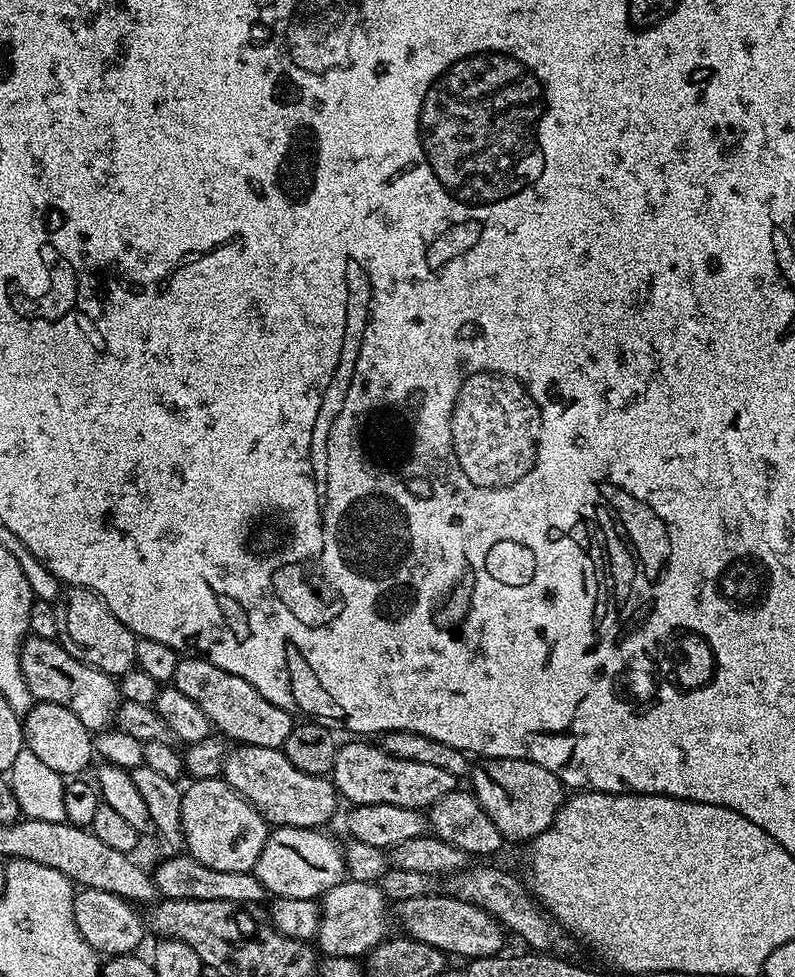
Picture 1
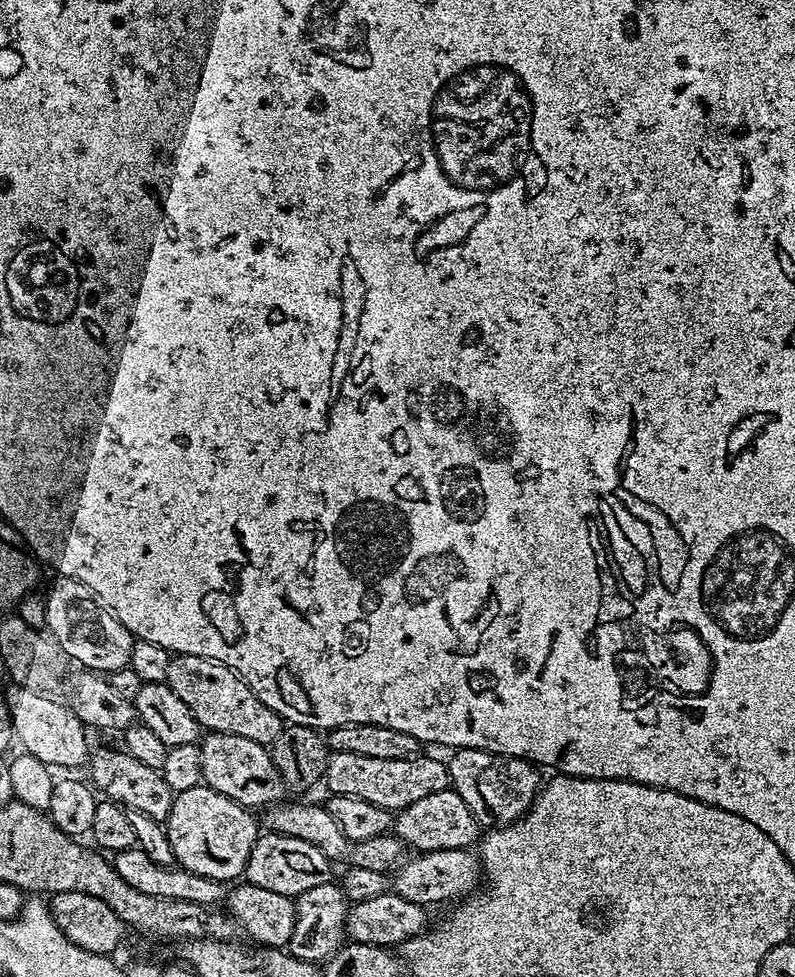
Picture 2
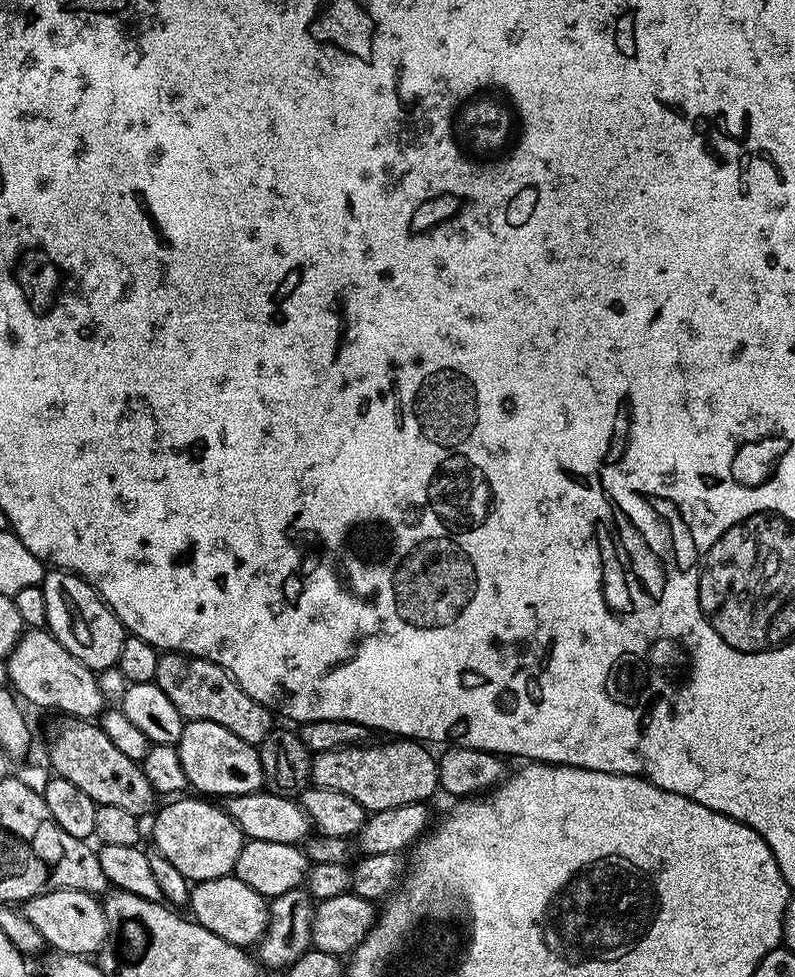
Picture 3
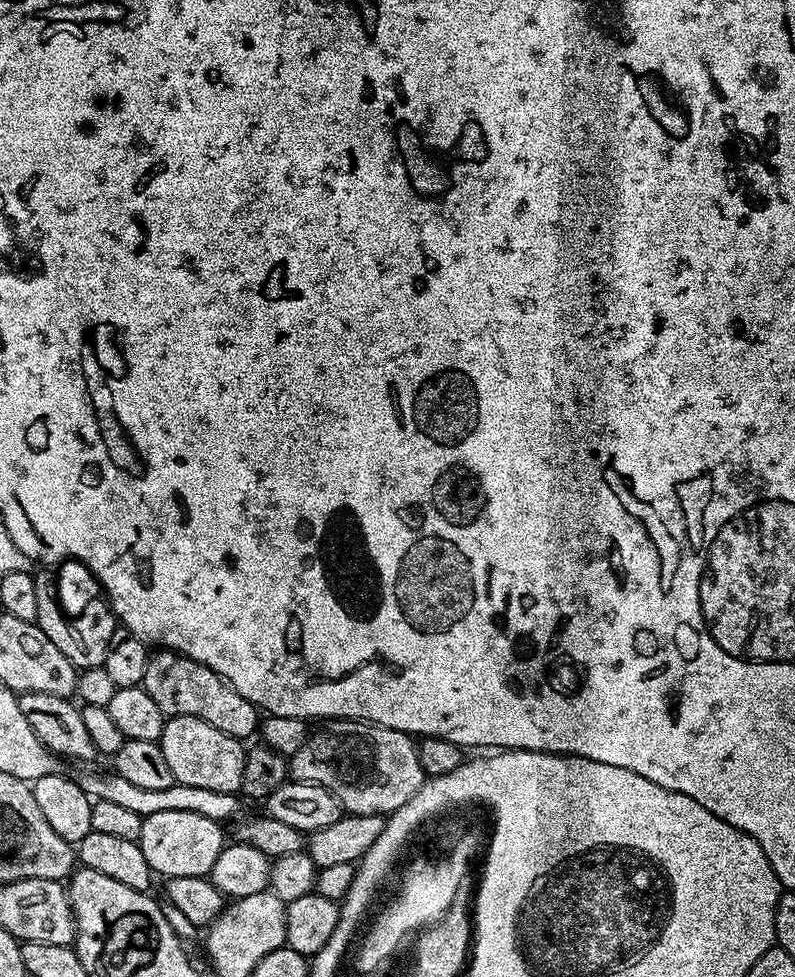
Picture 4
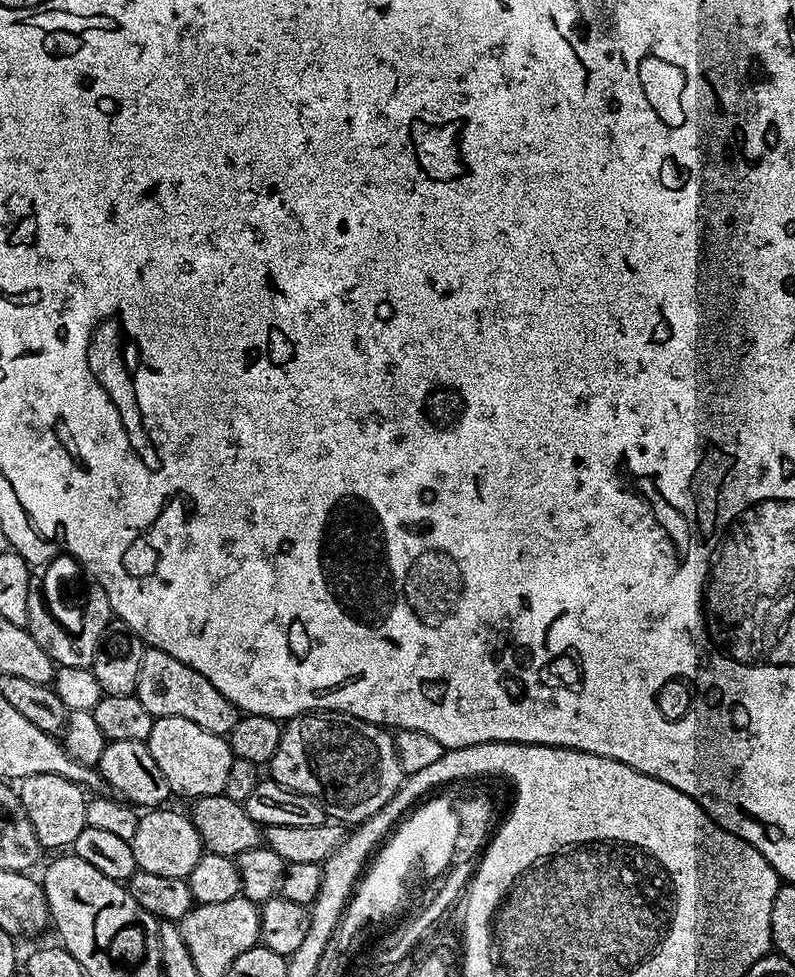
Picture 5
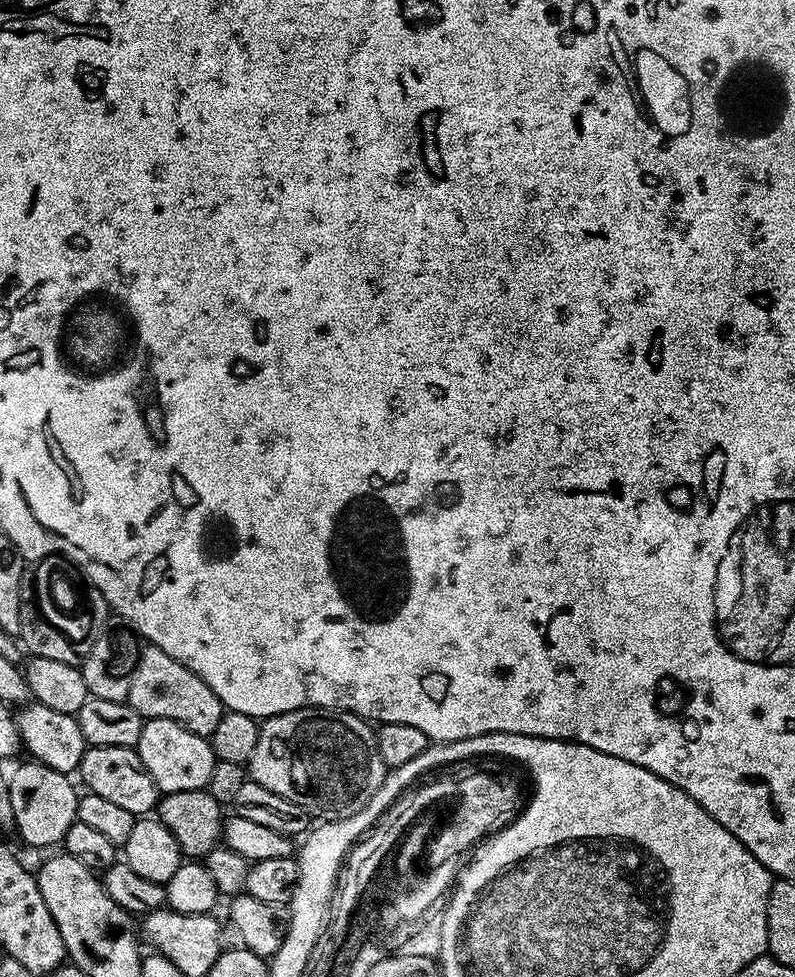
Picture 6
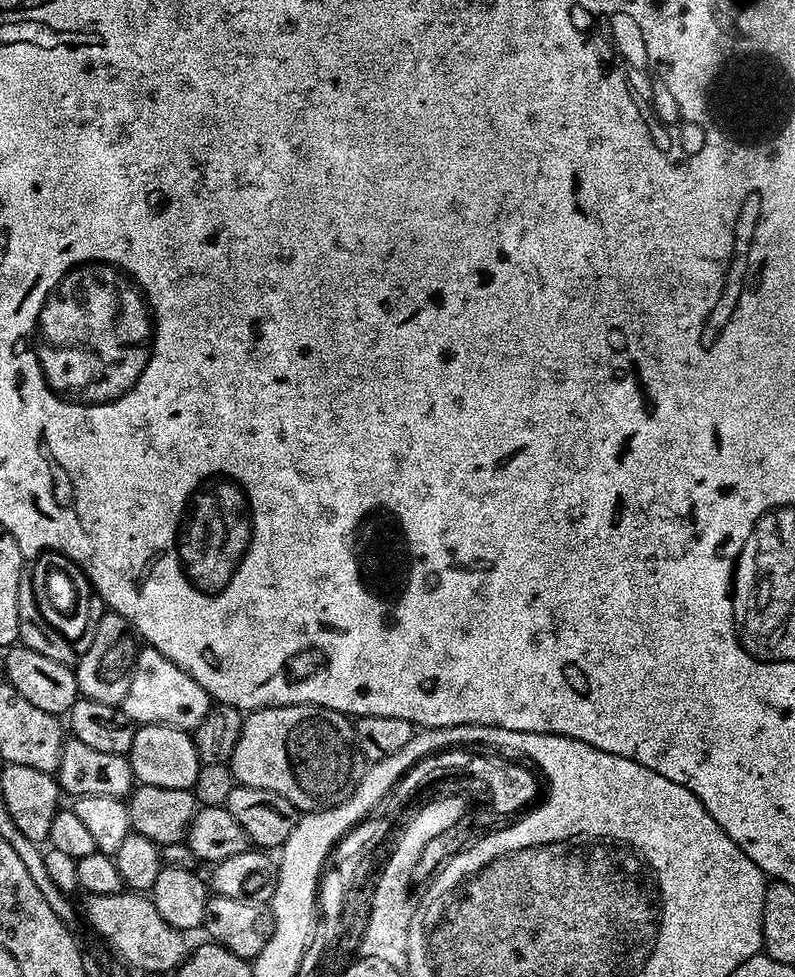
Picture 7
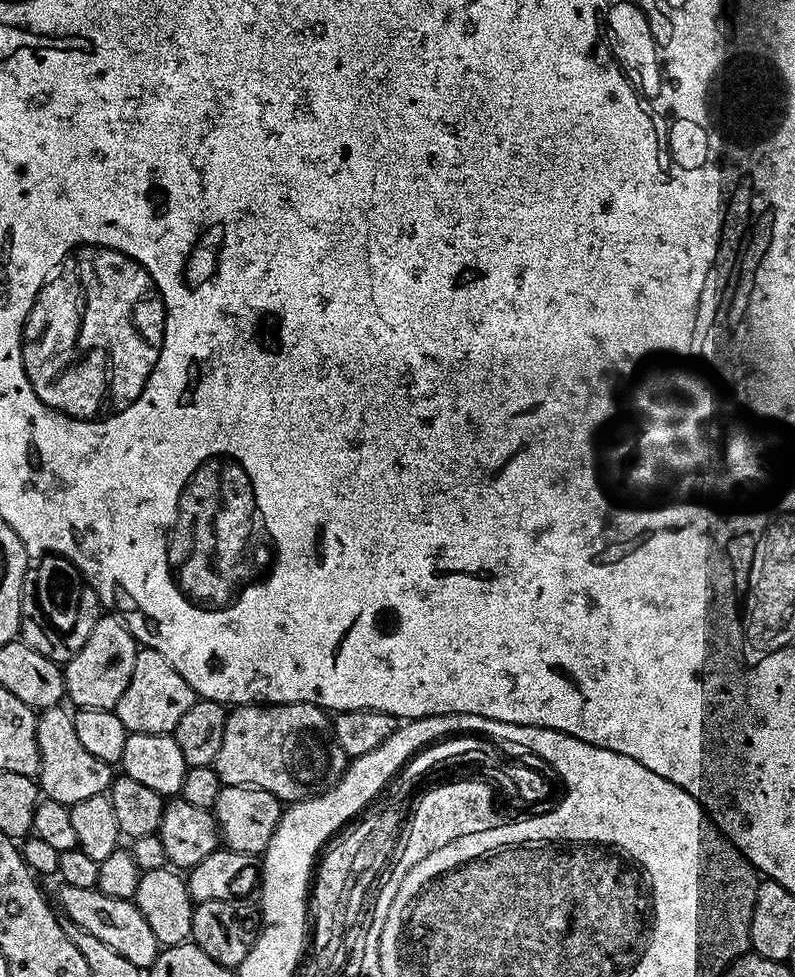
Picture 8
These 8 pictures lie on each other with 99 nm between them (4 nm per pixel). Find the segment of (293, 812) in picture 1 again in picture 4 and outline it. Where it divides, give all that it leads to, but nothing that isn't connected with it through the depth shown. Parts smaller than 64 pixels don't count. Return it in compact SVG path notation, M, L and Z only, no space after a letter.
M193 716L167 717L158 743L170 765L170 774L175 783L202 786L202 790L240 792L245 745L232 736L222 734L222 730L210 726L210 722L202 722L202 718Z

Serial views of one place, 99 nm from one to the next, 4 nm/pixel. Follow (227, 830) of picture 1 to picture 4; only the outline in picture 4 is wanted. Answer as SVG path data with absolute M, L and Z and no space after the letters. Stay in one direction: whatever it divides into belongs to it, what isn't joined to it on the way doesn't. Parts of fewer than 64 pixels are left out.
M162 810L144 817L142 834L138 841L146 862L157 877L202 876L211 873L214 862L226 843L221 821L202 818L202 814L190 814L186 810Z

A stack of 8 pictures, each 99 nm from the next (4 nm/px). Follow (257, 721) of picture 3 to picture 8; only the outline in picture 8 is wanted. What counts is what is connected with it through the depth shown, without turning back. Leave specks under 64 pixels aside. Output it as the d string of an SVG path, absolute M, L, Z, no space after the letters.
M141 647L135 656L135 672L131 676L130 685L122 694L122 698L116 703L115 712L126 730L131 734L162 734L167 736L175 733L182 714L190 710L197 702L196 691L174 670L162 654L153 648Z

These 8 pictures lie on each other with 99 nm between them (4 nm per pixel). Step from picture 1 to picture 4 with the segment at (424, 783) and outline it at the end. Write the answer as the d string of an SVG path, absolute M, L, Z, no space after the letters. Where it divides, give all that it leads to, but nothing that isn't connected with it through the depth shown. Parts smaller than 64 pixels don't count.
M333 719L324 732L313 731L290 757L290 776L297 784L317 784L332 792L345 813L387 817L410 802L425 782L413 737L363 720Z

